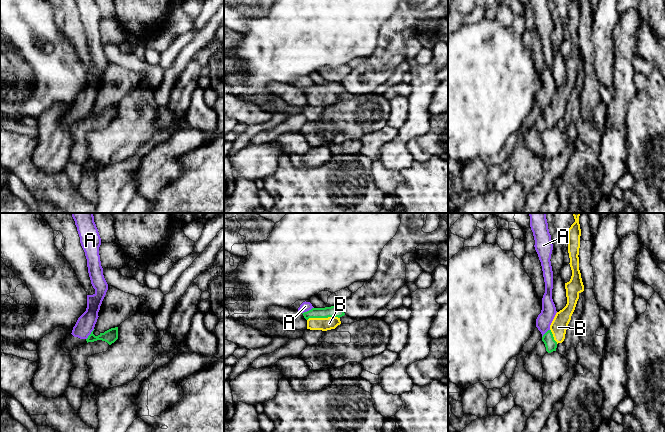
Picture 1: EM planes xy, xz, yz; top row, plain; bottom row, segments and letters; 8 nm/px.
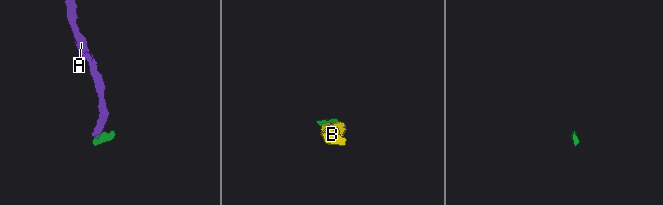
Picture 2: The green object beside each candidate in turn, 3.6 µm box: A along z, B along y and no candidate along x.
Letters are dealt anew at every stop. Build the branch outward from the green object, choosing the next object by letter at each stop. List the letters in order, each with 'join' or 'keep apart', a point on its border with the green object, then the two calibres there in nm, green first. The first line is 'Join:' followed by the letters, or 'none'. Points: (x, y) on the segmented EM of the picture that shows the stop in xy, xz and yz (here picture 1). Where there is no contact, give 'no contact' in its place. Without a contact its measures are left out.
Join: B
A: keep apart; meets green in xz at (307, 311); 100 nm thick on the green side, 80 nm on the other
B: join; meets green in xz at (323, 317); 100 nm thick on the green side, 110 nm on the other

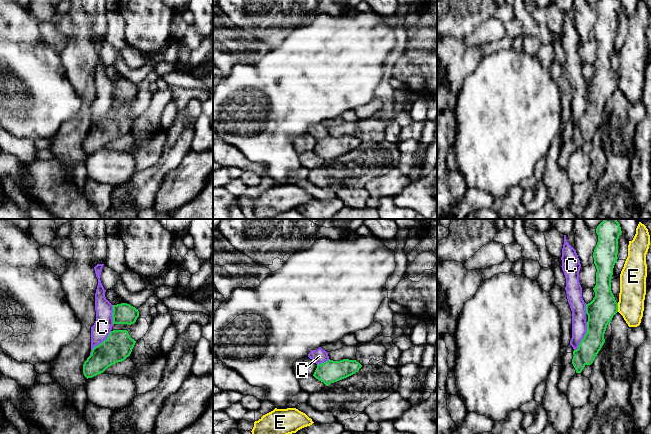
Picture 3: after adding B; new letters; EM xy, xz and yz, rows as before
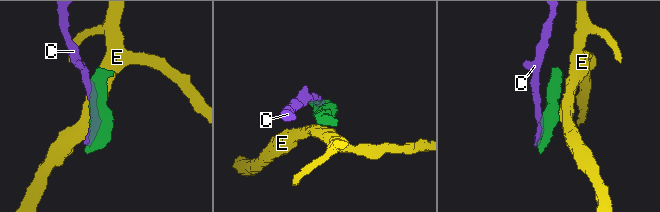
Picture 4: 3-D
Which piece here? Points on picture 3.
Join: none
C: keep apart; meets green in yz at (584, 336); 220 nm thick on the green side, 130 nm on the other
E: keep apart; meets green in yz at (617, 307); 220 nm thick on the green side, 200 nm on the other

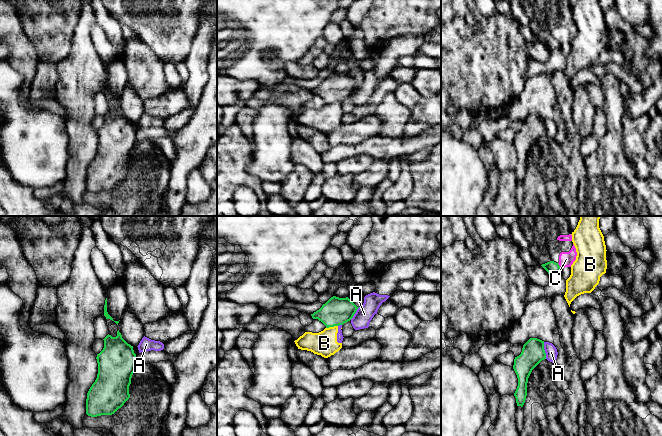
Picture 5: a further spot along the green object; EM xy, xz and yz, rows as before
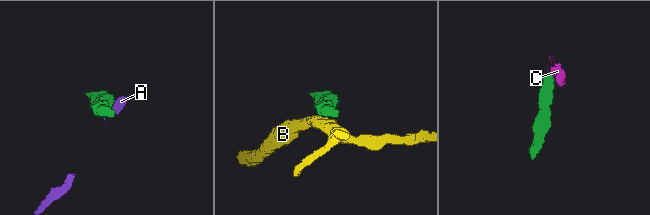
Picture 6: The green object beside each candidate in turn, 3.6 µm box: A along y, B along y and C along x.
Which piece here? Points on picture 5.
Join: C
A: keep apart; meets green in yz at (544, 350); 180 nm thick on the green side, 100 nm on the other
B: keep apart; meets green in xz at (331, 326); 220 nm thick on the green side, 200 nm on the other
C: join; meets green in yz at (559, 266); 100 nm thick on the green side, 120 nm on the other

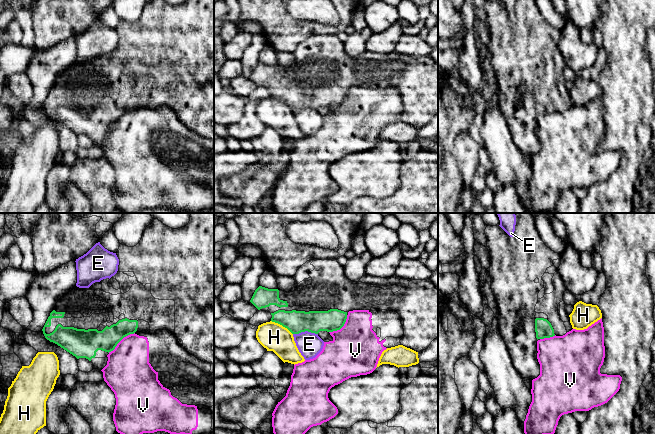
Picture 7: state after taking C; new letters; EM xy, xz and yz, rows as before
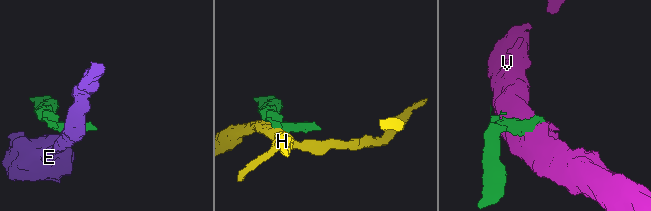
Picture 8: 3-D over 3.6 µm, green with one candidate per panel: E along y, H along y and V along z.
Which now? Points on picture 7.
Join: none
E: keep apart; meets green in xz at (305, 330); 180 nm thick on the green side, 190 nm on the other
H: keep apart; meets green in xz at (282, 325); 180 nm thick on the green side, 220 nm on the other
V: keep apart; meets green in xy at (120, 340); 190 nm thick on the green side, 360 nm on the other

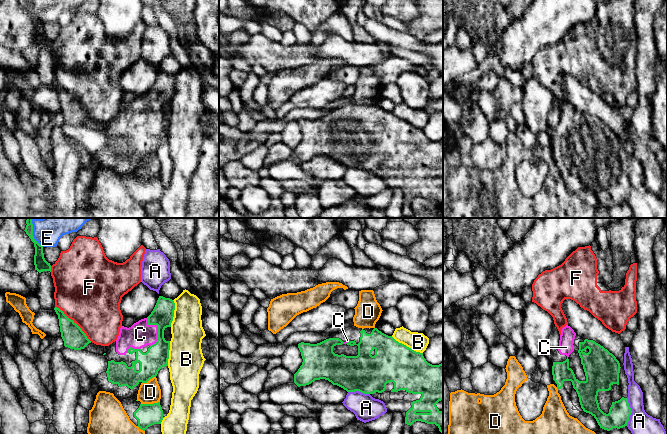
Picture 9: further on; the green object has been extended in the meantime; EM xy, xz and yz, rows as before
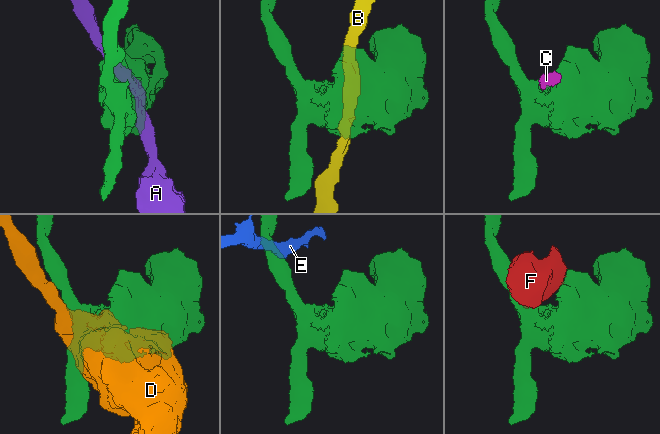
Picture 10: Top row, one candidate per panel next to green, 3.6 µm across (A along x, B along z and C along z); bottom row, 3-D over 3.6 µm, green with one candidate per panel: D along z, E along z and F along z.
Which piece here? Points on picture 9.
Join: C
A: keep apart; meets green in yz at (631, 412); 170 nm thick on the green side, 180 nm on the other
B: keep apart; meets green in xz at (406, 346); 320 nm thick on the green side, 150 nm on the other
C: join; meets green in xy at (158, 330); 180 nm thick on the green side, 200 nm on the other
D: keep apart; meets green in xy at (150, 404); 180 nm thick on the green side, 170 nm on the other
E: keep apart; meets green in xy at (32, 233); 100 nm thick on the green side, 280 nm on the other
F: keep apart; meets green in xy at (73, 322); 180 nm thick on the green side, 480 nm on the other

